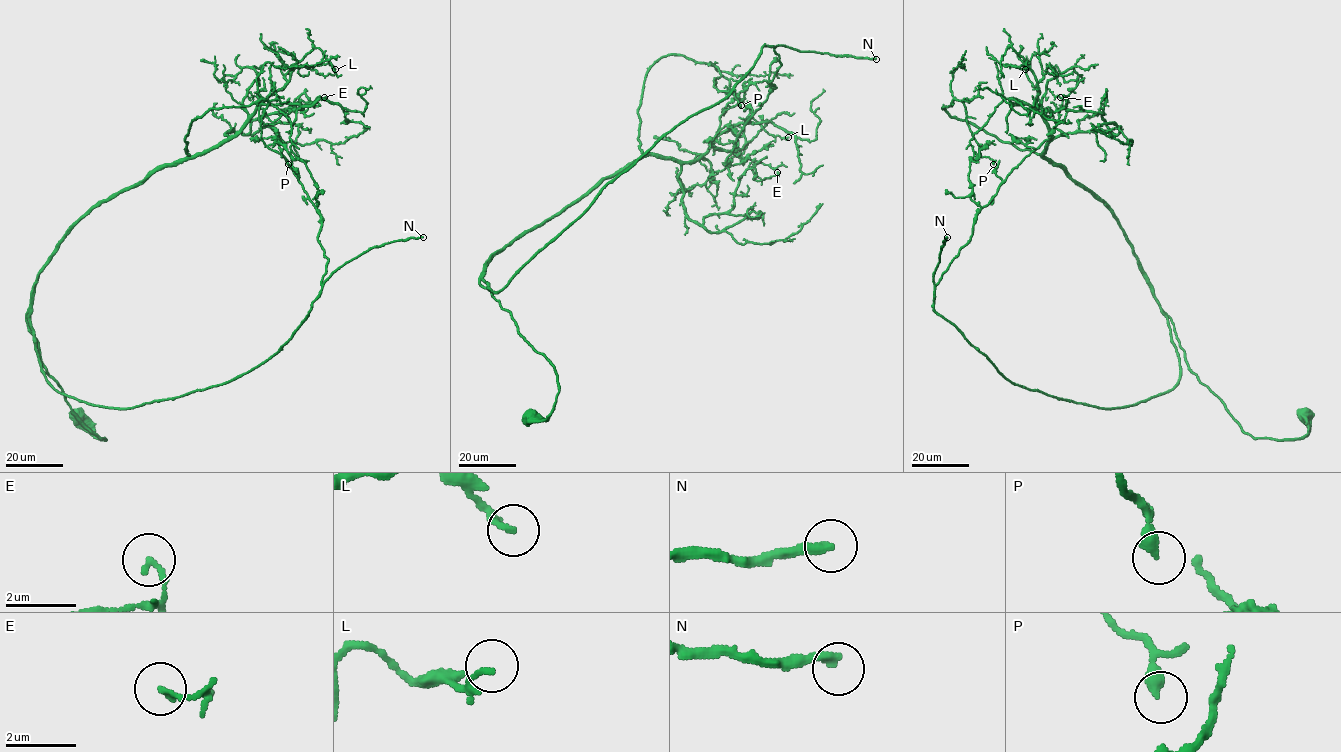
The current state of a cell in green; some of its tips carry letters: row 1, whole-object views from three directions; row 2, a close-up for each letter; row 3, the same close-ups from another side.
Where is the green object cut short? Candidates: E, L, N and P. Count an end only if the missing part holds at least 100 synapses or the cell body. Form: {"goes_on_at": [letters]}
{"goes_on_at": ["N"]}

